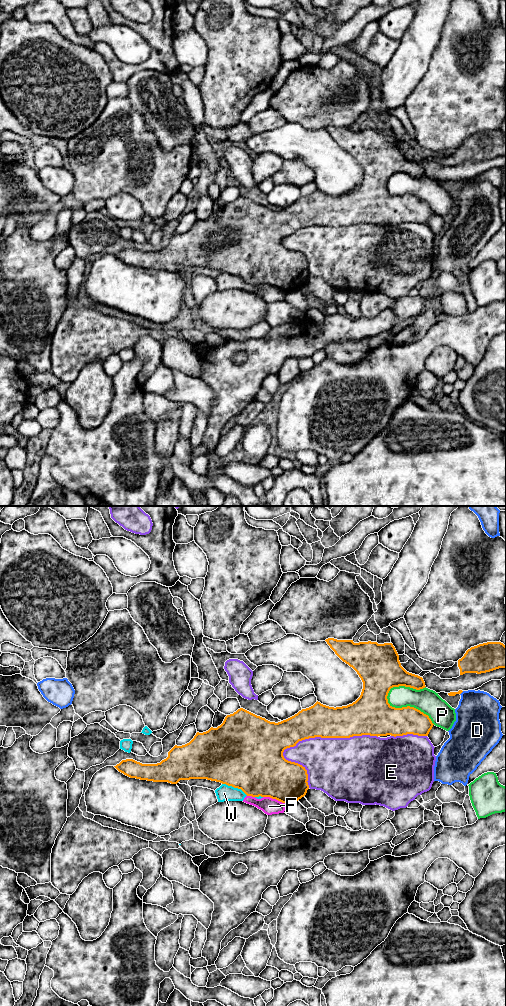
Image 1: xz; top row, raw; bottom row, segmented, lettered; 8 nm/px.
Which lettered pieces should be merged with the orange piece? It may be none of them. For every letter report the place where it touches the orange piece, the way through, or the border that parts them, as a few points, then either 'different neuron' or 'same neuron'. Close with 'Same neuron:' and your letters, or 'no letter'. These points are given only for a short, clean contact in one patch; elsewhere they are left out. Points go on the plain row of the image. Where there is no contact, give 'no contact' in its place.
D: xz (461, 180) | different neuron
E: xz (328, 225) | different neuron
F: xz (274, 286) | along xz (263, 284), (269, 284), (284, 291) | different neuron
P: xz (406, 195) | different neuron
W: xz (235, 275) | different neuron
Same neuron: no letter

